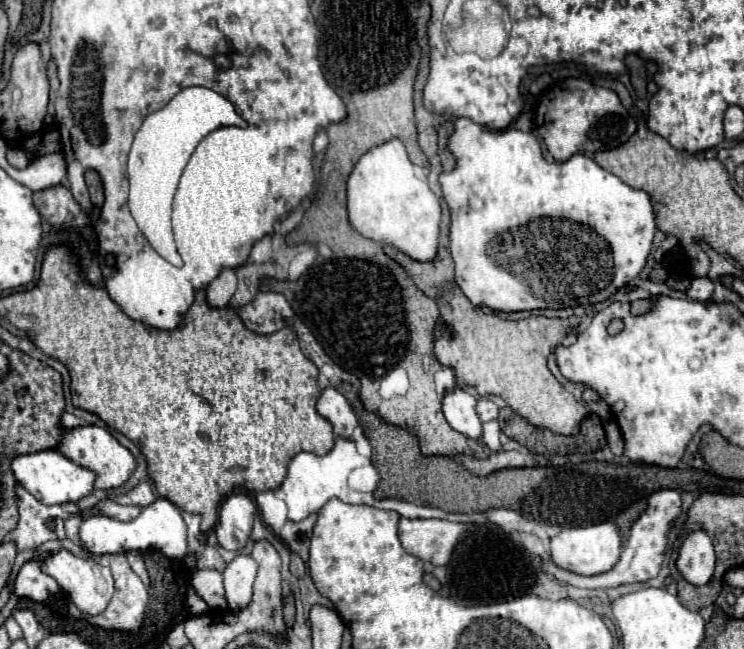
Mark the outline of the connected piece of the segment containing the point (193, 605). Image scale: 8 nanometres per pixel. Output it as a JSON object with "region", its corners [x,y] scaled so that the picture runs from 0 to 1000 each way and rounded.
{"region":[[[253,904],[253,917],[250,917],[250,932],[255,938],[255,948],[272,948],[277,945],[282,935],[277,932],[277,926],[272,920],[266,920],[261,904]]]}

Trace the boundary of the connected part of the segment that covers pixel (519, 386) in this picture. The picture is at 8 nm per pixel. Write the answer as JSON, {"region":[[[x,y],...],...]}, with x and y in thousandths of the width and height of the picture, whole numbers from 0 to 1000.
{"region":[[[594,313],[591,381],[586,399],[578,405],[565,405],[554,402],[540,387],[532,387],[532,393],[527,396],[546,414],[559,442],[589,467],[591,488],[583,507],[586,553],[591,556],[591,562],[610,572],[616,596],[642,596],[642,602],[629,602],[632,609],[672,609],[710,652],[739,661],[750,670],[774,670],[790,633],[785,621],[774,618],[769,606],[763,606],[747,587],[747,581],[734,562],[737,547],[761,519],[763,504],[755,492],[737,492],[720,485],[699,495],[680,495],[672,492],[667,482],[651,482],[645,473],[637,473],[621,455],[618,442],[610,433],[610,405],[602,387],[602,359],[605,328],[599,313]]]}

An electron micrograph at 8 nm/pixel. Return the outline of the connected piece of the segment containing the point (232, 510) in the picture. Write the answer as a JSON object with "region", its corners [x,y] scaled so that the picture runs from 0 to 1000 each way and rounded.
{"region":[[[309,763],[296,781],[296,803],[288,815],[293,837],[309,849],[325,849],[339,821],[339,806],[344,797],[344,775],[333,763]]]}

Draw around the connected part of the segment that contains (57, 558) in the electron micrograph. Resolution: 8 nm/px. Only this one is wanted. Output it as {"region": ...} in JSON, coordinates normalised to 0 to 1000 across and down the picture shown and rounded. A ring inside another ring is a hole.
{"region":[[[81,846],[78,852],[70,852],[67,858],[62,858],[62,864],[56,867],[56,880],[62,880],[65,886],[70,886],[78,901],[94,914],[97,926],[102,929],[102,935],[118,948],[132,948],[142,938],[142,932],[151,923],[153,914],[153,898],[151,898],[151,886],[142,874],[137,874],[132,864],[126,864],[124,858],[108,861],[99,858],[94,849]]]}

